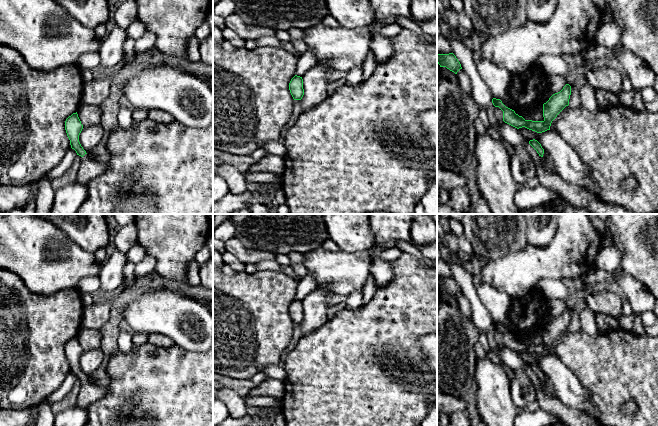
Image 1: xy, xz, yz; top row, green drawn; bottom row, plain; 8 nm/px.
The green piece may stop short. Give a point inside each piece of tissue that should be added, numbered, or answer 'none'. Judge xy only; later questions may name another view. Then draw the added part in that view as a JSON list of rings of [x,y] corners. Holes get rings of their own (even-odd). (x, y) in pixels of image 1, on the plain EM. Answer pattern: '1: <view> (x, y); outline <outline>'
1: xy (89, 393); outline [[[88,378],[81,382],[80,393],[77,398],[76,407],[86,409],[95,401],[103,398],[108,393],[108,387],[101,387],[91,383]]]

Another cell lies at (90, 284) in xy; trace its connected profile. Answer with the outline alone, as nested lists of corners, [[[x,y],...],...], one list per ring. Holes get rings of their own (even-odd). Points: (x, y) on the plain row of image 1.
[[[90,276],[80,280],[76,286],[76,290],[80,294],[84,293],[94,293],[100,290],[100,280],[98,276]]]

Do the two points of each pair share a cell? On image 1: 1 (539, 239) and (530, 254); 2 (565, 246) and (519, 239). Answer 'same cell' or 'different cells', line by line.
1: different cells
2: different cells

